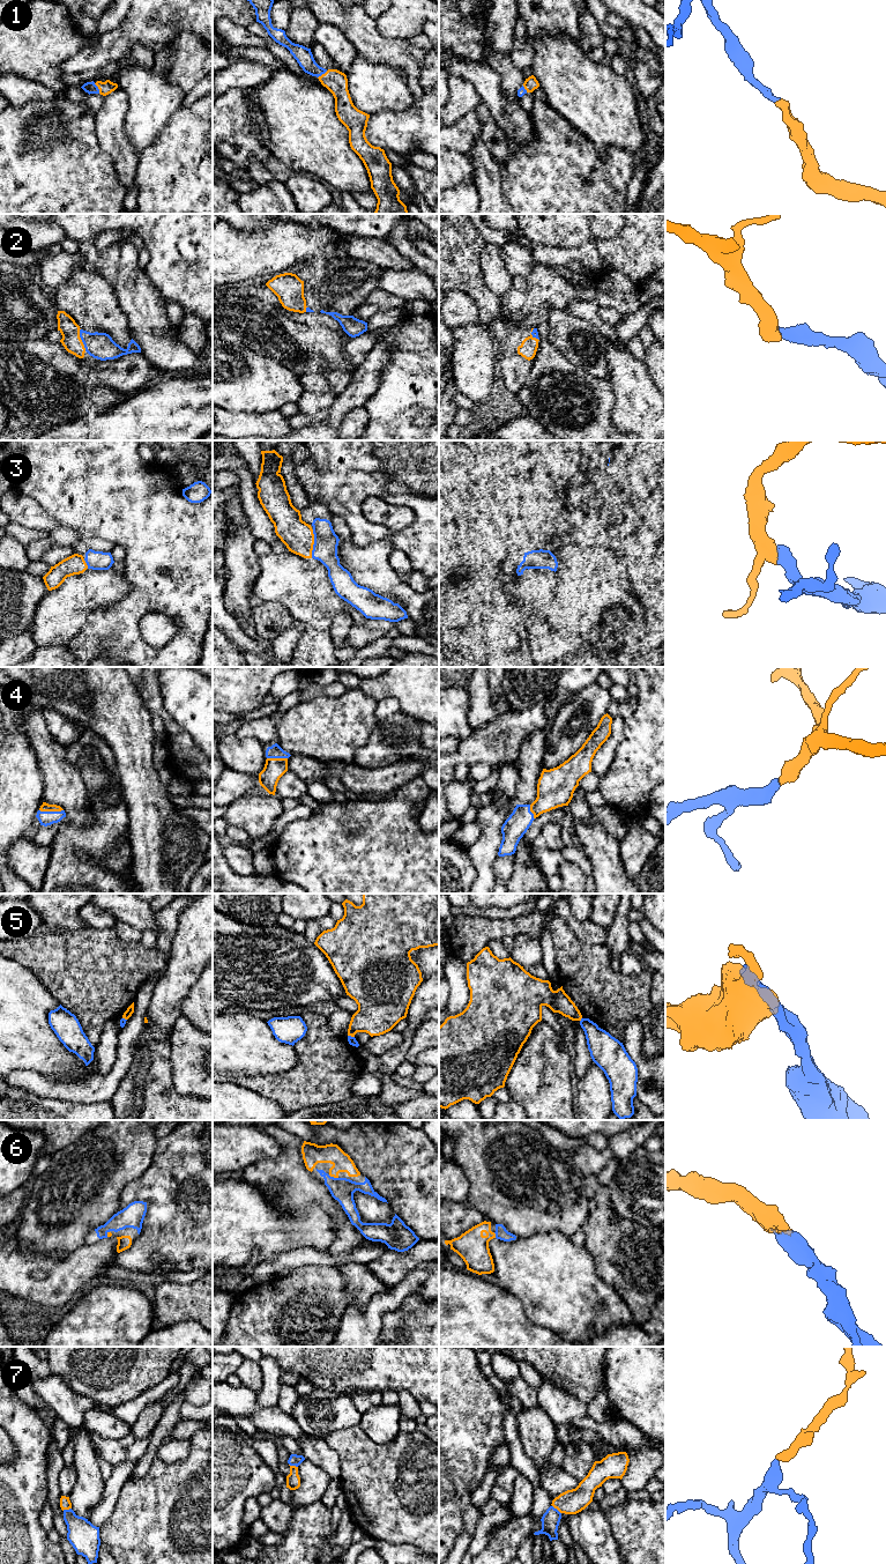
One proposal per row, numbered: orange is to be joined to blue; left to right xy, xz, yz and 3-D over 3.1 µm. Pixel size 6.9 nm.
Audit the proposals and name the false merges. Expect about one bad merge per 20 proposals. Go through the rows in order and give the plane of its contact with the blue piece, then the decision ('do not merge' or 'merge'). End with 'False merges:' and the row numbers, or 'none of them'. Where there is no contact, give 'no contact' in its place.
1: meets blue in xy; merge
2: meets blue in xy; merge
3: meets blue in xz; merge
4: meets blue in xy; merge
5: meets blue in xz; do not merge
6: meets blue in xz; merge
7: meets blue in xz; merge
False merges: 5

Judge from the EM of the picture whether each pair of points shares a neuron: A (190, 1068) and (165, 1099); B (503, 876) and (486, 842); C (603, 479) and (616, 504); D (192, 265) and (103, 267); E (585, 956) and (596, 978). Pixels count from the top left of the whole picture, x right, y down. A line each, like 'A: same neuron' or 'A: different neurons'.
A: different neurons
B: different neurons
C: different neurons
D: different neurons
E: same neuron

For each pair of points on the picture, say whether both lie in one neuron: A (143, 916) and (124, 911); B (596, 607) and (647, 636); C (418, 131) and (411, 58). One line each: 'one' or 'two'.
A: one
B: one
C: two

